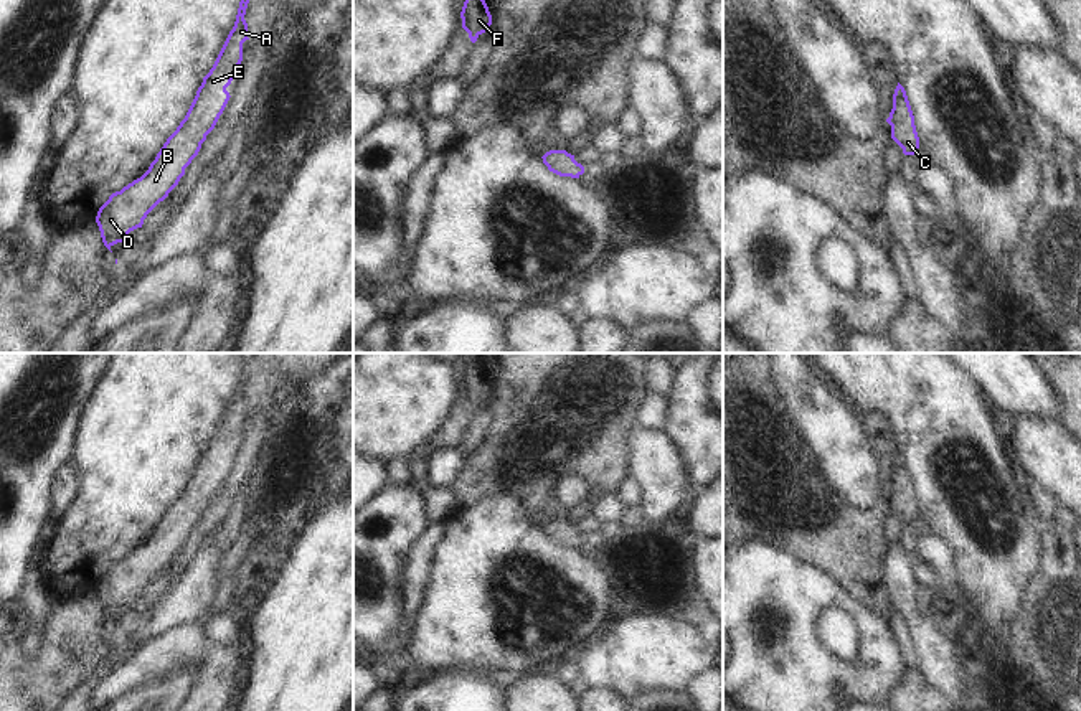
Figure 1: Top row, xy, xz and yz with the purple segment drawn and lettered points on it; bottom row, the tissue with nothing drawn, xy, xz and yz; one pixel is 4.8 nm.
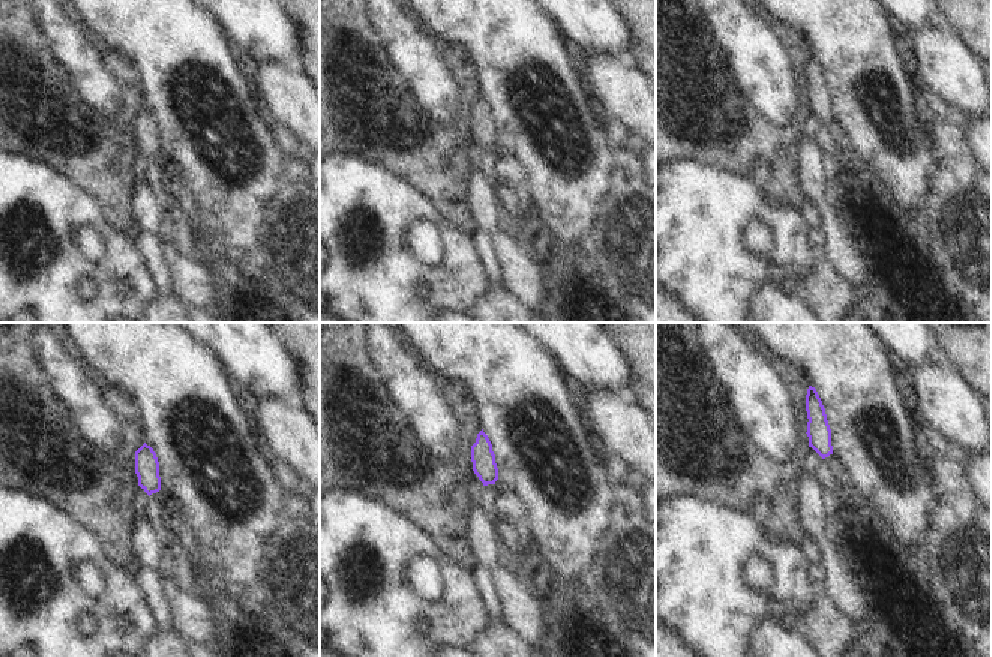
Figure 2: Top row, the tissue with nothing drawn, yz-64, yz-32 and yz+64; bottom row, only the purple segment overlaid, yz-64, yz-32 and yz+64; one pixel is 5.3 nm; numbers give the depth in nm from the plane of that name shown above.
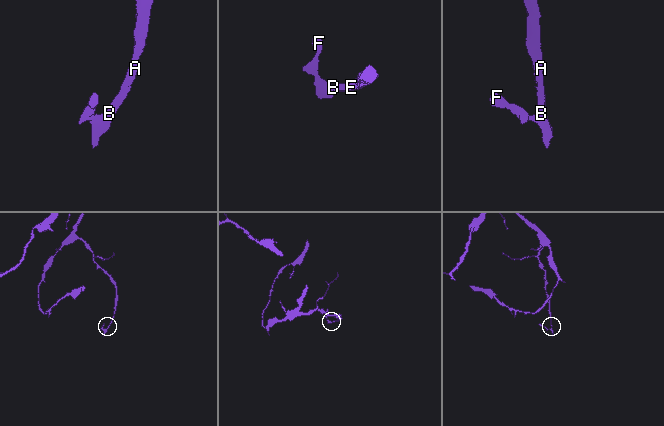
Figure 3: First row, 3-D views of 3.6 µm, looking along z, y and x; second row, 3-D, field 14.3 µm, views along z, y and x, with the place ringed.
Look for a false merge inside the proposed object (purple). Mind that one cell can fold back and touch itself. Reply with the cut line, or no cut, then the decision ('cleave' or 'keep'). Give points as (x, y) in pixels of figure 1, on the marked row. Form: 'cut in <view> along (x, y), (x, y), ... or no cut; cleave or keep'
no cut; keep

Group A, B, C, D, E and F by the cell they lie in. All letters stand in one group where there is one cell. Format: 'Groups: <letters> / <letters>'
Groups: A B C D E F

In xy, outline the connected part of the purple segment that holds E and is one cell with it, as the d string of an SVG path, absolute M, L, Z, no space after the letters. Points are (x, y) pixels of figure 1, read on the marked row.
M241 0L236 21L213 68L203 78L196 96L177 130L167 139L149 170L120 191L116 191L99 208L96 223L104 246L127 241L130 231L142 228L147 214L163 201L185 175L185 168L198 155L206 135L223 114L231 84L241 69L243 43L248 38L244 20L249 0Z

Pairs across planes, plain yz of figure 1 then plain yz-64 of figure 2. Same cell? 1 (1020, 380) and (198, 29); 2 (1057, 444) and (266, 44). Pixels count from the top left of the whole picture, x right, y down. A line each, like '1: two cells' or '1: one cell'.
1: two cells
2: two cells

